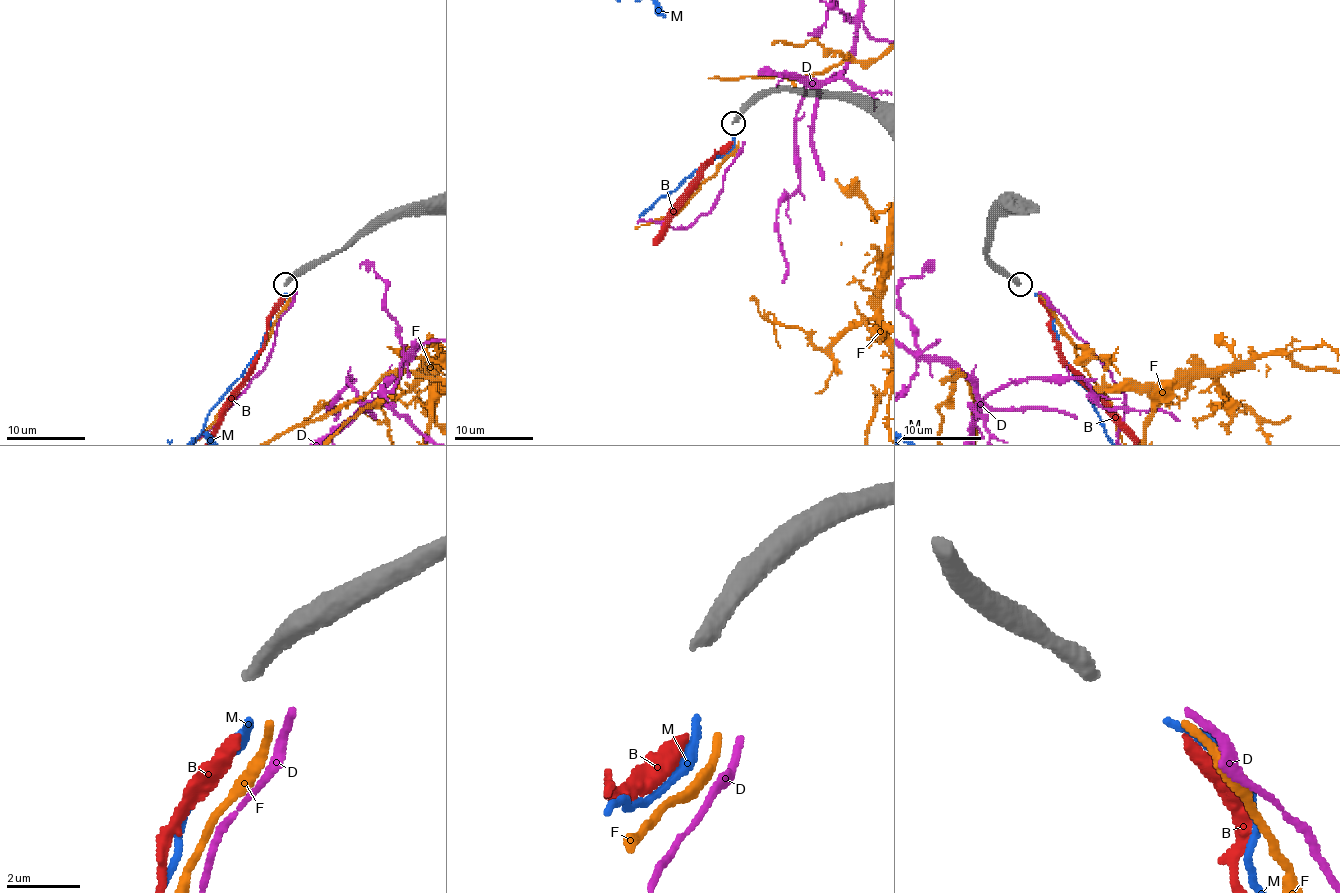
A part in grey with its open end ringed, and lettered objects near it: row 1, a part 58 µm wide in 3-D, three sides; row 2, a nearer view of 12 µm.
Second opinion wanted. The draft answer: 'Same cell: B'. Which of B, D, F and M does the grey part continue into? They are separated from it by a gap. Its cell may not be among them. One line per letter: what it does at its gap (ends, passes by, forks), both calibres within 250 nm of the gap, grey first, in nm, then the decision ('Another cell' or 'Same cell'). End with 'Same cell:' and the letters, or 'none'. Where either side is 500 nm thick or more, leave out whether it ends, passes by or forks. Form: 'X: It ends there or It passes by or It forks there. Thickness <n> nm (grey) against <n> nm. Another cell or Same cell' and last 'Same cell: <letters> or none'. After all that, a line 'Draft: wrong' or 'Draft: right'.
B: It ends there. Thickness 380 nm (grey) against 360 nm. Same cell
D: It ends there. Thickness 380 nm (grey) against 200 nm. Another cell
F: It ends there. Thickness 380 nm (grey) against 200 nm. Another cell
M: It ends there. Thickness 380 nm (grey) against 200 nm. Another cell
Same cell: B
Draft: right

